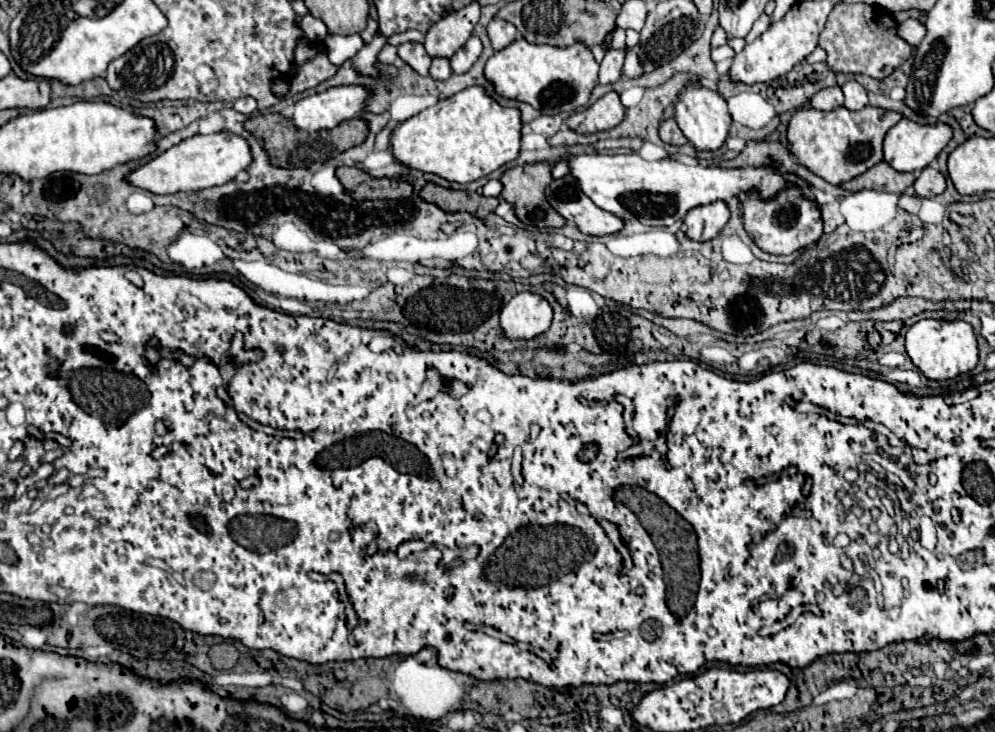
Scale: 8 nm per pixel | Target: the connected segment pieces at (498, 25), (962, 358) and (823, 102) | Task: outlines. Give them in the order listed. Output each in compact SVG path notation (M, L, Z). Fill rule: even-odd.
M492 18L492 22L488 24L488 36L490 36L492 48L502 50L502 48L506 48L506 44L510 44L518 38L518 30L502 18Z
M918 320L906 332L906 352L914 366L930 380L954 378L960 372L970 372L978 364L978 346L974 328L964 320Z
M828 86L828 88L822 88L820 92L816 92L812 96L810 104L818 110L834 110L844 104L844 94L842 94L840 86Z

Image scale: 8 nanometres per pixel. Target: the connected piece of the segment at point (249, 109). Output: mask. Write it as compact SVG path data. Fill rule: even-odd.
M250 96L238 98L238 100L234 102L234 110L242 112L242 114L246 114L246 116L252 116L252 114L256 114L256 100L250 98Z

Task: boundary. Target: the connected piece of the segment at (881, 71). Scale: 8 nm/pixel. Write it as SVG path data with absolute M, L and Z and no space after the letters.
M840 2L834 6L824 30L820 32L820 46L826 50L832 70L844 74L866 74L878 80L886 78L912 54L912 46L896 36L896 20L884 10L862 2Z

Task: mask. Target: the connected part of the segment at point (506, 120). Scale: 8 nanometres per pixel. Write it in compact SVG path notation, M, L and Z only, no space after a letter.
M470 86L402 122L392 132L392 154L406 166L466 184L516 160L520 138L520 110L500 106L482 86Z

